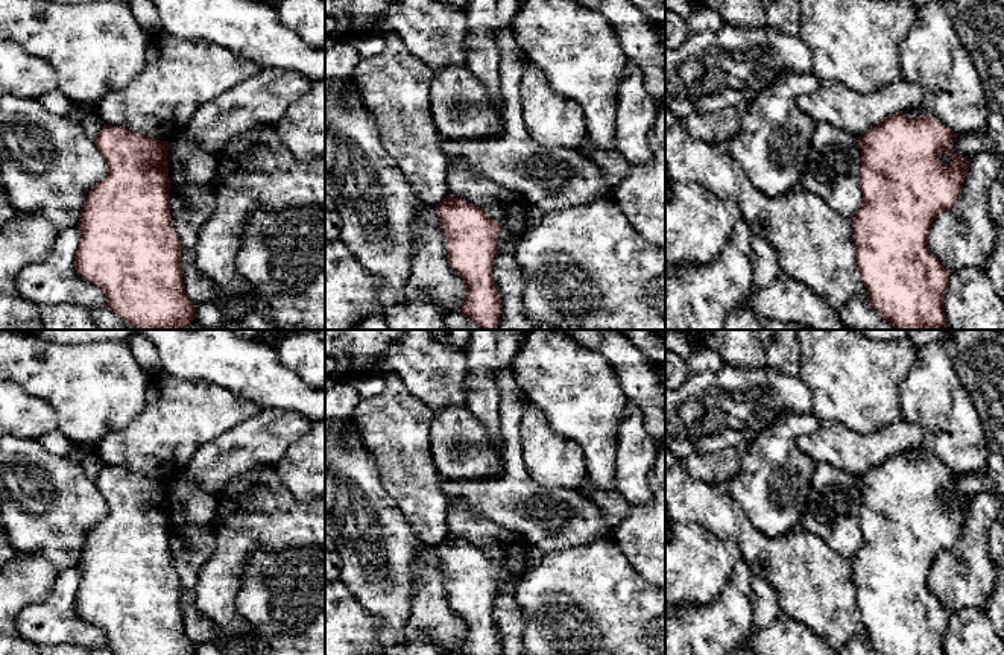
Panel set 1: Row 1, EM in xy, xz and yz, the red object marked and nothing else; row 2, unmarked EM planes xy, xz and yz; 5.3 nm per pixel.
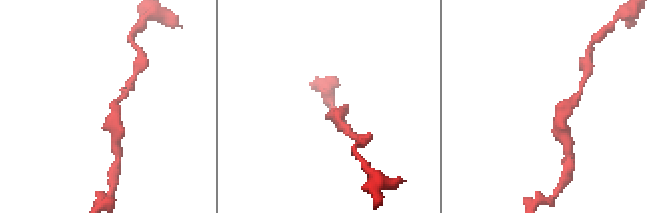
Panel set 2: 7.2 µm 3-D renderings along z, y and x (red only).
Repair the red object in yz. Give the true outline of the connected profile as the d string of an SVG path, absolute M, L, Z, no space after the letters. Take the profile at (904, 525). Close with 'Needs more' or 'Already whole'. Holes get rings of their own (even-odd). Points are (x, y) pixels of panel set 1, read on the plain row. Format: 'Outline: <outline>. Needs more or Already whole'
Outline: M902 453L858 477L863 544L851 559L861 622L878 655L945 655L949 612L930 593L928 574L937 555L961 535L972 505L952 492L957 477L933 456L911 460Z. Already whole

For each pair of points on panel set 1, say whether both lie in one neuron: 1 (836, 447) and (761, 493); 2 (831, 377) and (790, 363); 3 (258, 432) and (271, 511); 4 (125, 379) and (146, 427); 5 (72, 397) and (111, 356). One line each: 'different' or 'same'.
1: different
2: different
3: different
4: different
5: same

